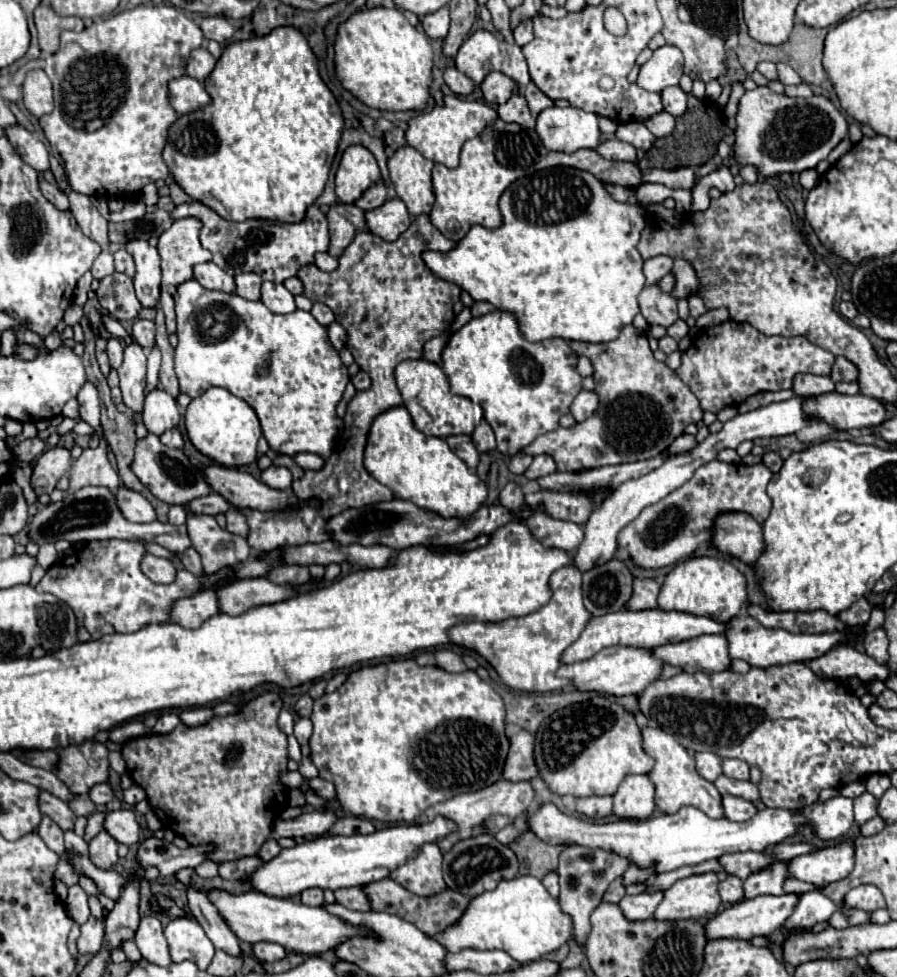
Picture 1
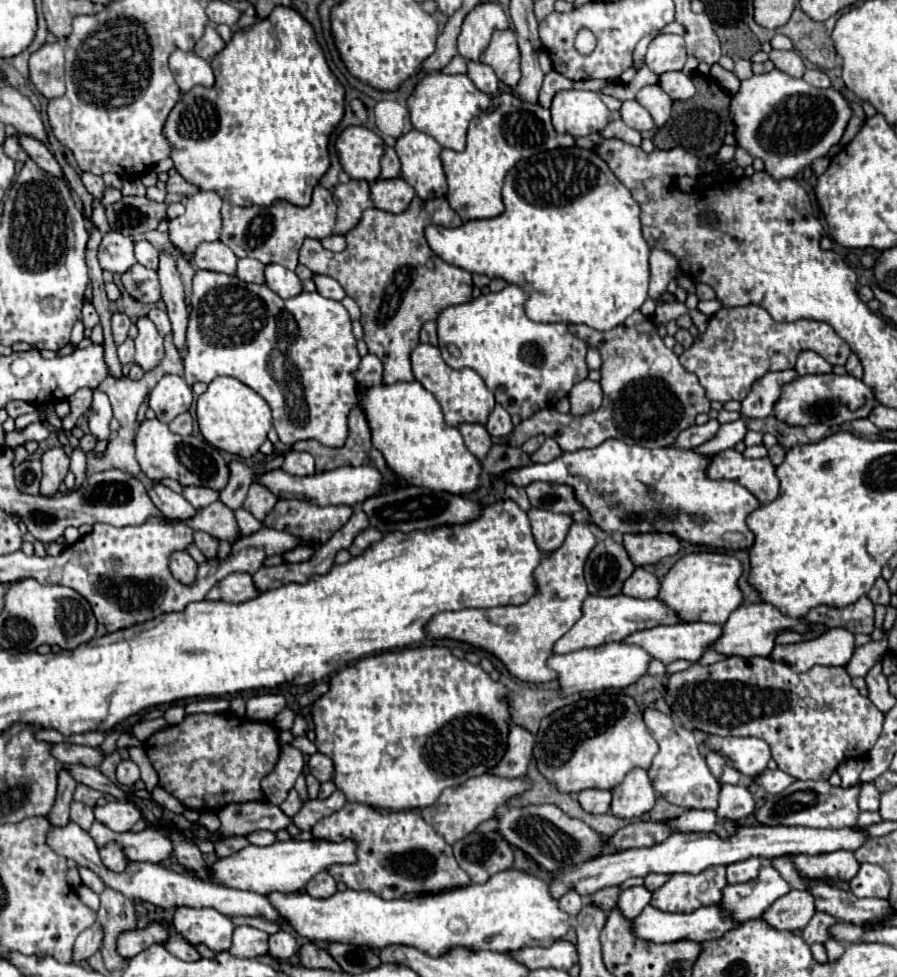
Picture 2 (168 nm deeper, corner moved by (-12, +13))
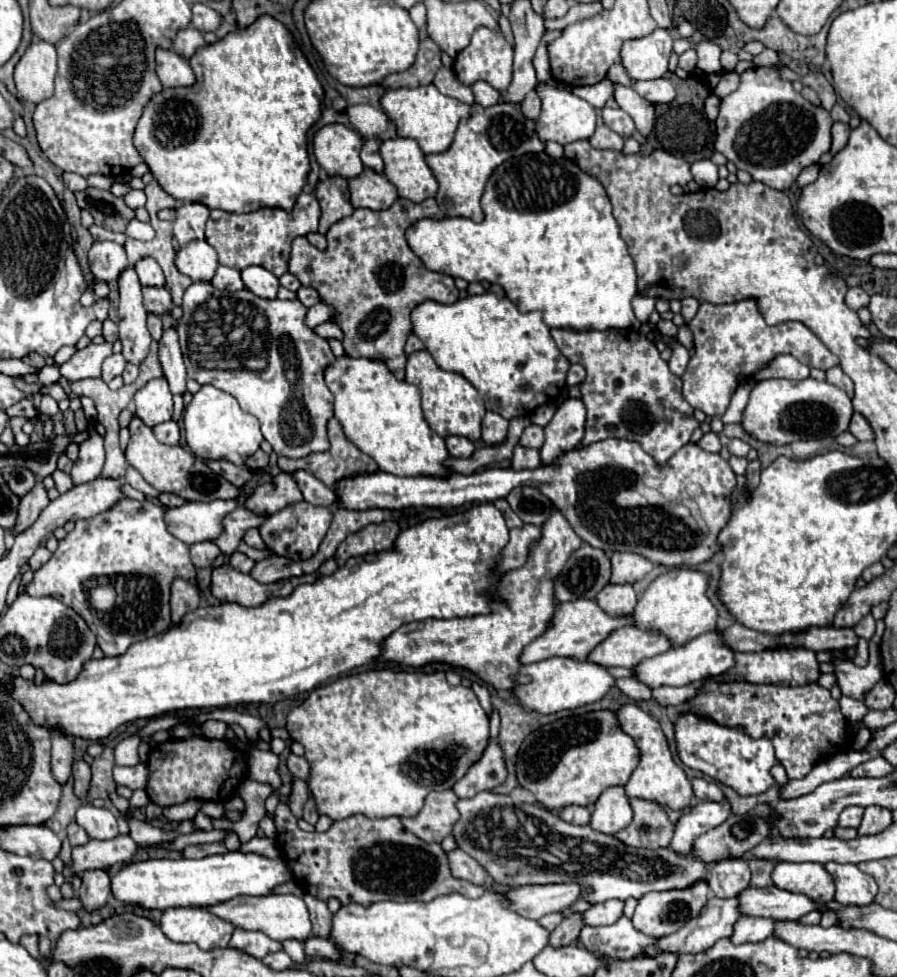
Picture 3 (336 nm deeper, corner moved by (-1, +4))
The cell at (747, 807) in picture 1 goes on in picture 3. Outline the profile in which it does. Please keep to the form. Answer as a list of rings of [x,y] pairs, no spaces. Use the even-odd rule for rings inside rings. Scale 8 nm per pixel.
[[[698,801],[696,805],[692,805],[676,823],[676,831],[674,837],[670,841],[670,849],[688,855],[690,847],[694,843],[694,839],[714,827],[718,827],[720,823],[724,823],[728,819],[730,811],[726,807],[722,807],[720,803],[714,801]]]

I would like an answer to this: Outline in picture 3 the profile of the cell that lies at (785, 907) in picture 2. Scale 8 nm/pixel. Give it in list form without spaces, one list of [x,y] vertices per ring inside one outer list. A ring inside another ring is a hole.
[[[740,917],[734,923],[734,933],[730,937],[730,941],[734,945],[742,945],[742,943],[756,943],[762,939],[768,939],[774,933],[774,921],[772,919],[758,919],[758,917]]]

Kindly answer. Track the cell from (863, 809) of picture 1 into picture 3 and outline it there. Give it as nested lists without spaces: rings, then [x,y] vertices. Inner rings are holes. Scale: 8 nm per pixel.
[[[846,807],[846,811],[842,811],[842,815],[840,815],[838,825],[856,829],[860,825],[860,821],[862,821],[862,813],[864,813],[862,807]]]

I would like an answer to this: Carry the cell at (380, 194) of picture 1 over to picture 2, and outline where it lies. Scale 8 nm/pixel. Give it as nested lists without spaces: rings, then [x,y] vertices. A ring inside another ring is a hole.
[[[385,148],[385,154],[381,158],[381,176],[379,180],[393,180],[393,178],[399,178],[401,174],[401,164],[399,164],[399,158],[395,154],[393,148]]]

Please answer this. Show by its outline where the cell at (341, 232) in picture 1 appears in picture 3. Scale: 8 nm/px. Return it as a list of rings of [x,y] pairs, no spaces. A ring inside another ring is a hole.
[[[326,177],[324,181],[318,181],[314,195],[322,207],[322,217],[318,227],[318,233],[322,235],[330,229],[330,225],[354,213],[348,195],[348,183],[344,177]]]

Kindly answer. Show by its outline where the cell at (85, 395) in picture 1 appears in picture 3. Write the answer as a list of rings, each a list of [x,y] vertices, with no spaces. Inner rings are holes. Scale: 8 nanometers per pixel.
[[[94,431],[94,439],[88,439],[80,445],[80,457],[72,467],[72,483],[88,483],[94,481],[102,473],[104,465],[104,439]]]

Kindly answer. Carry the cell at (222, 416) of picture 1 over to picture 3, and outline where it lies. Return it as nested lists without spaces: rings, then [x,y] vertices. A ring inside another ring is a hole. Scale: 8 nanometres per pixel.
[[[202,385],[196,395],[192,395],[192,401],[186,407],[184,413],[184,429],[186,429],[186,441],[192,453],[200,459],[226,459],[234,465],[244,465],[246,459],[260,447],[262,443],[262,431],[260,423],[254,415],[242,411],[238,401],[212,385]]]

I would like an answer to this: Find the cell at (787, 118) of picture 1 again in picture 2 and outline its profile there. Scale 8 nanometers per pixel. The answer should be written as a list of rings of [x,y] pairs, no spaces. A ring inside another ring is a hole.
[[[779,70],[743,80],[731,100],[739,146],[753,158],[761,158],[765,172],[773,178],[793,178],[815,158],[827,156],[829,148],[841,140],[851,116],[853,110],[839,90],[815,88],[803,78],[791,78]]]

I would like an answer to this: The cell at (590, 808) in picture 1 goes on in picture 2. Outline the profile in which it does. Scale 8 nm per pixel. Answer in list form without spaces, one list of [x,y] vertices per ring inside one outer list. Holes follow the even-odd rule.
[[[591,788],[591,790],[581,790],[579,792],[579,804],[583,806],[585,812],[591,812],[591,814],[605,814],[605,812],[609,812],[611,798],[613,798],[611,790]]]

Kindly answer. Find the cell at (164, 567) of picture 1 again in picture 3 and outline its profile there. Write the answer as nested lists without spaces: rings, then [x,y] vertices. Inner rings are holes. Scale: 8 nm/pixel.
[[[176,579],[172,583],[172,599],[170,599],[170,609],[172,609],[172,623],[178,625],[182,617],[190,611],[196,611],[200,607],[200,595],[198,589],[192,587],[184,579]]]

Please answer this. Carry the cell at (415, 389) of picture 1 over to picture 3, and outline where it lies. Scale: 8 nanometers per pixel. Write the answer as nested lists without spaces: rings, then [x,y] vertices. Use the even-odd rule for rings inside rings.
[[[422,349],[408,357],[406,381],[420,389],[424,419],[434,433],[438,433],[440,437],[460,435],[470,441],[480,439],[480,423],[486,409],[484,409],[482,397],[478,395],[478,391],[466,377],[462,377],[460,373],[450,373],[450,371],[440,369],[436,361],[432,359],[432,355]]]

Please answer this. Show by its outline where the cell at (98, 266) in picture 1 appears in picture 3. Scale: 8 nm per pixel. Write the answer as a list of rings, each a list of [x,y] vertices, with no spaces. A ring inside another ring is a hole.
[[[96,241],[88,253],[88,263],[94,279],[106,283],[116,281],[122,269],[128,267],[124,247],[112,241]]]

